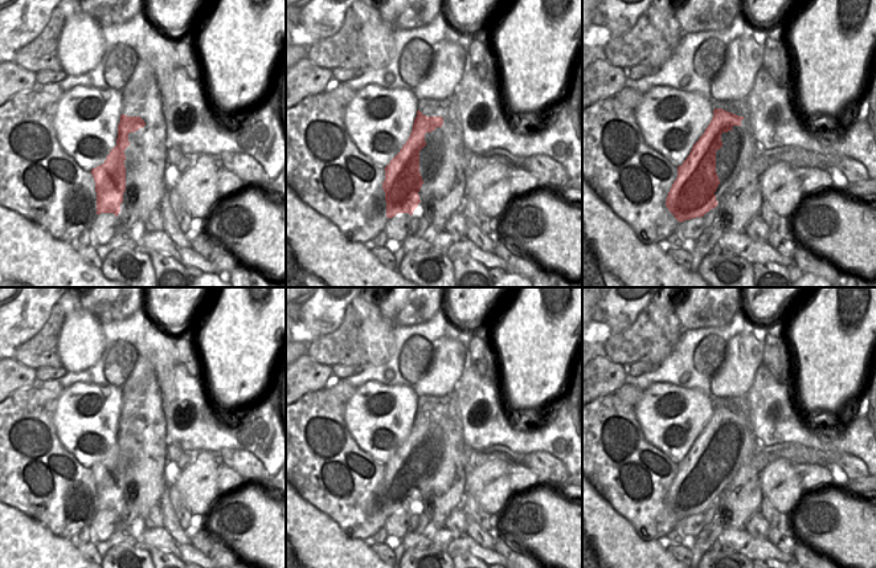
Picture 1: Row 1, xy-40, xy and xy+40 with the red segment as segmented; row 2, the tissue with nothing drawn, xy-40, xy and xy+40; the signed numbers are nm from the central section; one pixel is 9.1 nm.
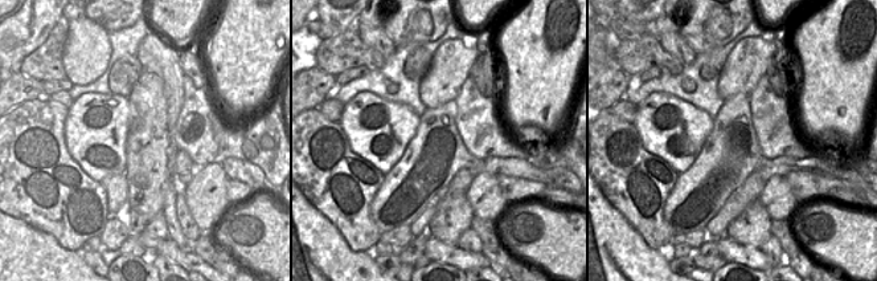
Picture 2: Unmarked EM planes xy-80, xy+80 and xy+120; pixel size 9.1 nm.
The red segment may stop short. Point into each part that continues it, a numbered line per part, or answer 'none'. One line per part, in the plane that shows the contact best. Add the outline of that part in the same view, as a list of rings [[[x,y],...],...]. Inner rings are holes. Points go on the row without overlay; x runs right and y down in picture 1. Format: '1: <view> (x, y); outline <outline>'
none

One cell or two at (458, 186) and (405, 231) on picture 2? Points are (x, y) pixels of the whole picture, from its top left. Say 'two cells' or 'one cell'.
two cells

